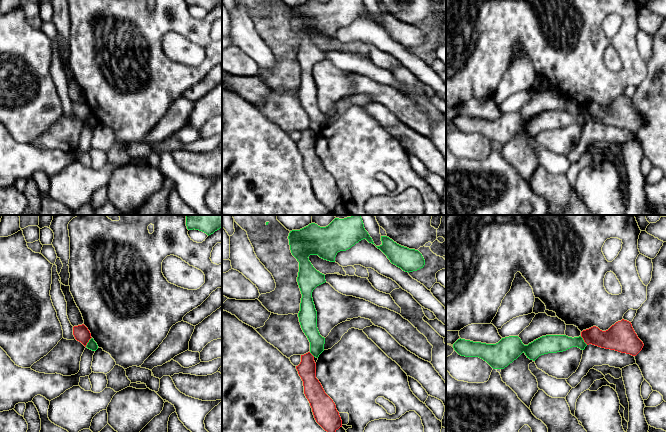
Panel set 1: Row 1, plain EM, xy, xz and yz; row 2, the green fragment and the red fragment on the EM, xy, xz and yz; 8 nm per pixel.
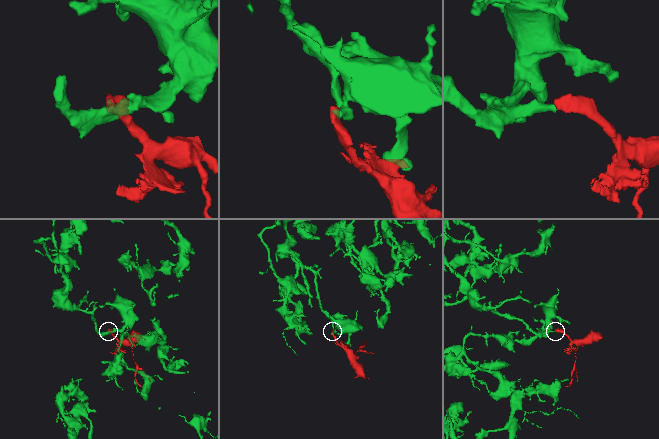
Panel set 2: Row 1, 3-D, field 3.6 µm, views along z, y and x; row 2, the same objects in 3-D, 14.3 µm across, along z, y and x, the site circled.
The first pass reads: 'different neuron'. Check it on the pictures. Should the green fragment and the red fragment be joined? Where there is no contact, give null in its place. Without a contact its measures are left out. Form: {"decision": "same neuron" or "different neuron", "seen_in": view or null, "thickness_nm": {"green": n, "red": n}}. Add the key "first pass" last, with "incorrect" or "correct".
{"decision": "different neuron", "seen_in": "xy", "thickness_nm": {"green": 80, "red": 130}, "first pass": "correct"}

